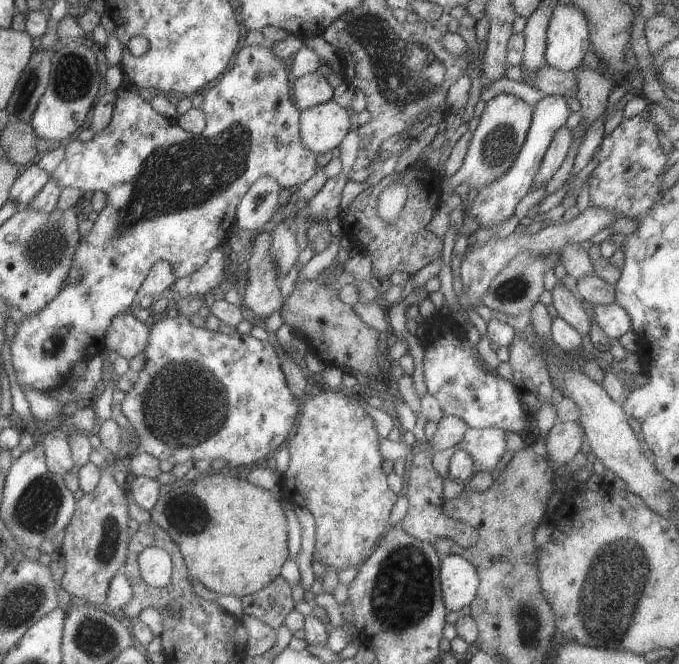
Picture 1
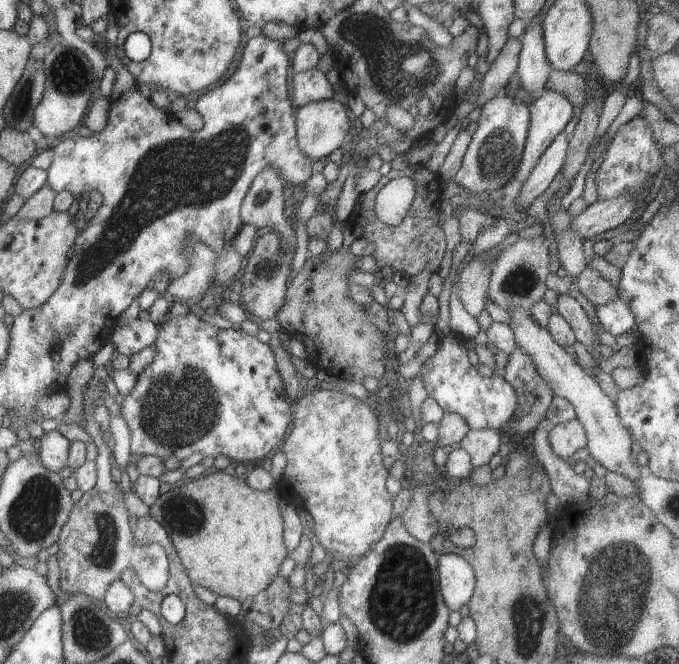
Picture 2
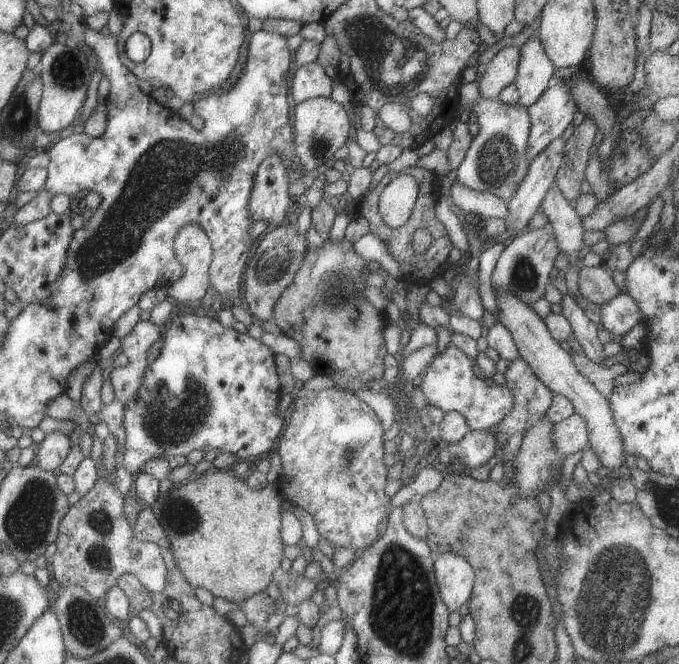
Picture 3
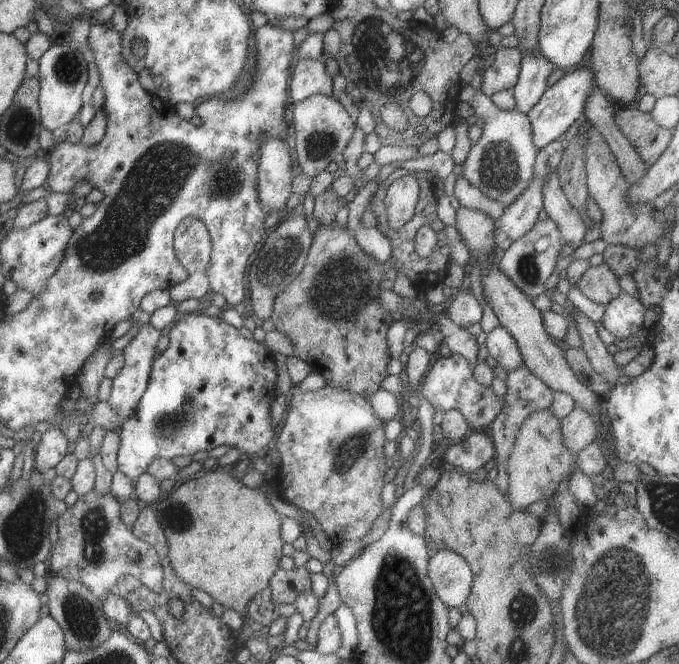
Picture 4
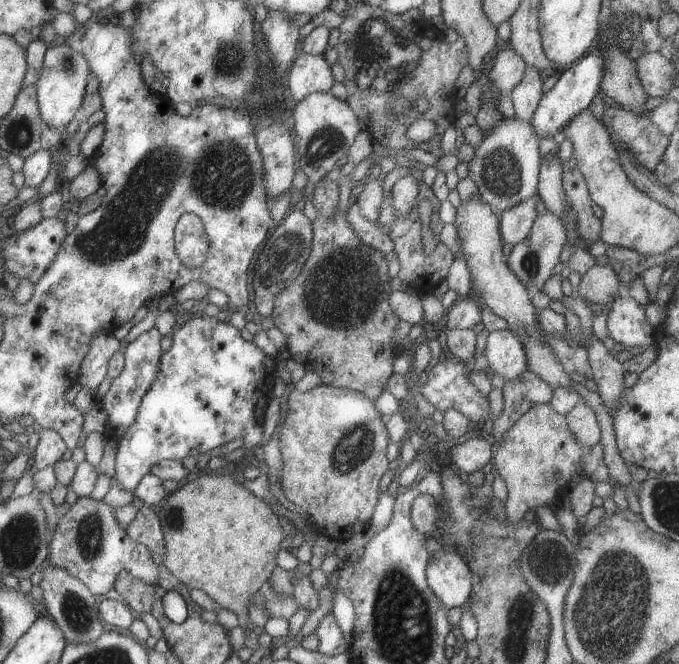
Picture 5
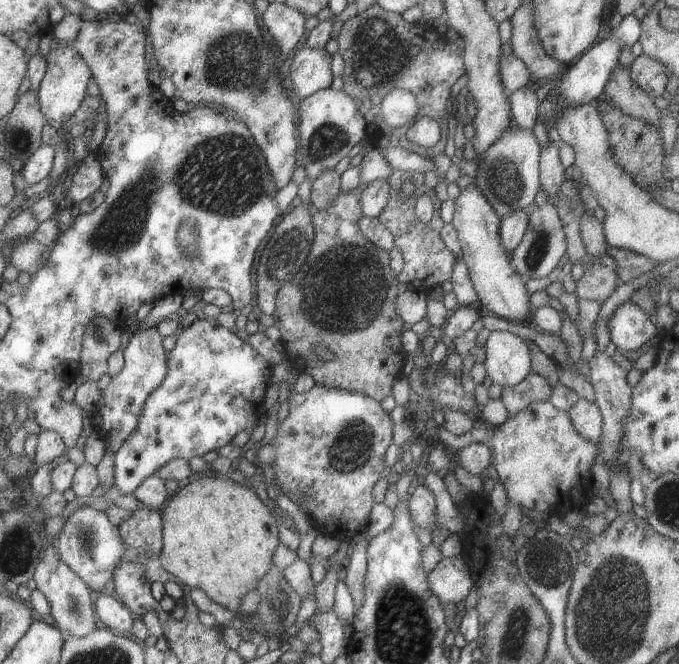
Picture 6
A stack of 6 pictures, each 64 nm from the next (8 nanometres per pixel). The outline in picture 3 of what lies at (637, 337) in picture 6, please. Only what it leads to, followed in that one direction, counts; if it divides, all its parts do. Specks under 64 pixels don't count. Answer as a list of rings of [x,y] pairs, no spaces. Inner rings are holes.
[[[622,292],[611,298],[605,305],[601,305],[599,310],[602,328],[613,336],[623,337],[631,333],[631,328],[642,318],[633,298]]]

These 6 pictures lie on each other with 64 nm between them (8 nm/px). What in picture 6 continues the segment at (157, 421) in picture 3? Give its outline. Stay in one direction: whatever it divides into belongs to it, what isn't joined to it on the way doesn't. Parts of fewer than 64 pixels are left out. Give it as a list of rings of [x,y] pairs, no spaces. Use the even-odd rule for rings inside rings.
[[[197,318],[189,328],[177,335],[175,347],[168,352],[169,370],[165,382],[147,398],[139,428],[115,453],[116,488],[123,494],[134,493],[145,478],[157,474],[163,464],[174,459],[191,460],[219,450],[233,442],[240,432],[252,434],[259,420],[267,414],[267,389],[272,385],[273,364],[269,364],[249,341],[241,340],[237,332],[217,324],[217,318]]]

